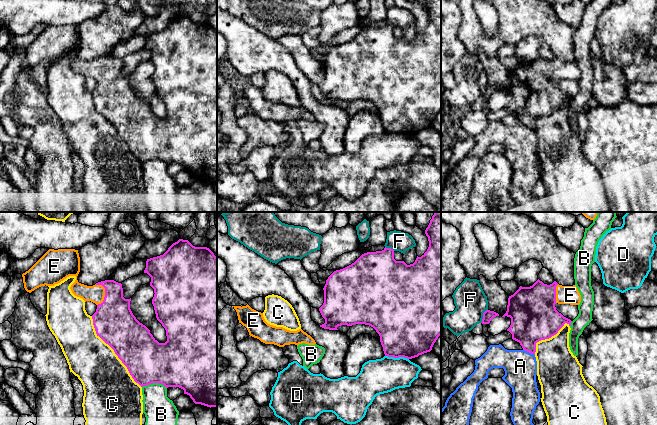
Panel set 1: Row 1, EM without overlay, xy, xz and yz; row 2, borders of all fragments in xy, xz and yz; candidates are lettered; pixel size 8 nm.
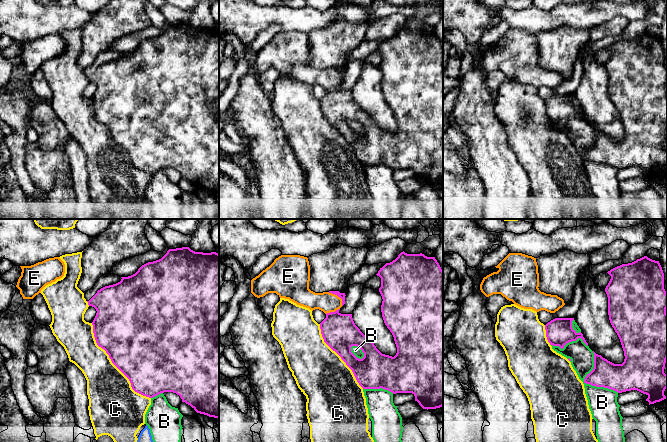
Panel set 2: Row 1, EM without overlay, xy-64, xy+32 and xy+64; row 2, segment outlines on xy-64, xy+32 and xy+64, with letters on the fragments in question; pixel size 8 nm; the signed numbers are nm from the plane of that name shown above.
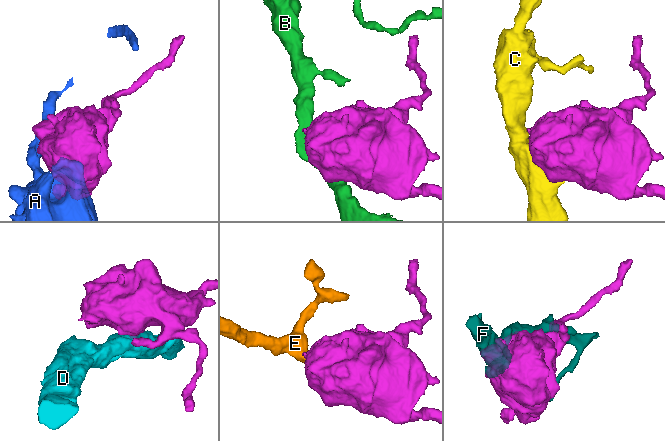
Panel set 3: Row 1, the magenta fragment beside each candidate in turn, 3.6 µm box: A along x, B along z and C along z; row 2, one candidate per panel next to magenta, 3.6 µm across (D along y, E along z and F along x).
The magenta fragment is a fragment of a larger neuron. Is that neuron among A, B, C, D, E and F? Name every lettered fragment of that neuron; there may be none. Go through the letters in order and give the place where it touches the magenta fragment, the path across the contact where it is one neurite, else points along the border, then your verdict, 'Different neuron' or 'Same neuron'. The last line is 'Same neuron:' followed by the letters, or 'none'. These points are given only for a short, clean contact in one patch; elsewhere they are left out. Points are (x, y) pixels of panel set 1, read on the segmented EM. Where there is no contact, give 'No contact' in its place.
A: Touches magenta at yz (529, 352). Different neuron
B: Touches magenta at xy (154, 382). Different neuron
C: Touches magenta at xy (114, 351). Different neuron
D: Touches magenta at xz (397, 357). Different neuron
E: Touches magenta at xy (105, 295). Path across: xy (114, 322), (113, 309), (105, 295), (96, 293). Same neuron
F: Touches magenta at yz (483, 316). Different neuron
Same neuron: E

